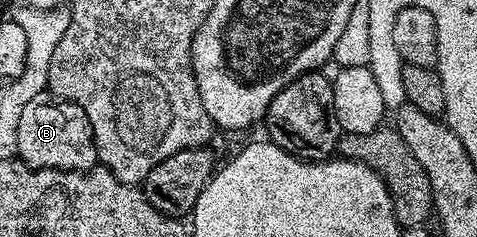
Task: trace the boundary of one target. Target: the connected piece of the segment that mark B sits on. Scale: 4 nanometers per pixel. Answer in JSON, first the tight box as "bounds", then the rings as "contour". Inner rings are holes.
{"bounds":[17,98,99,172],"contour":[[[40,98],[21,110],[21,122],[17,122],[17,156],[30,168],[66,172],[88,172],[99,164],[93,130],[85,110],[58,98]]]}

